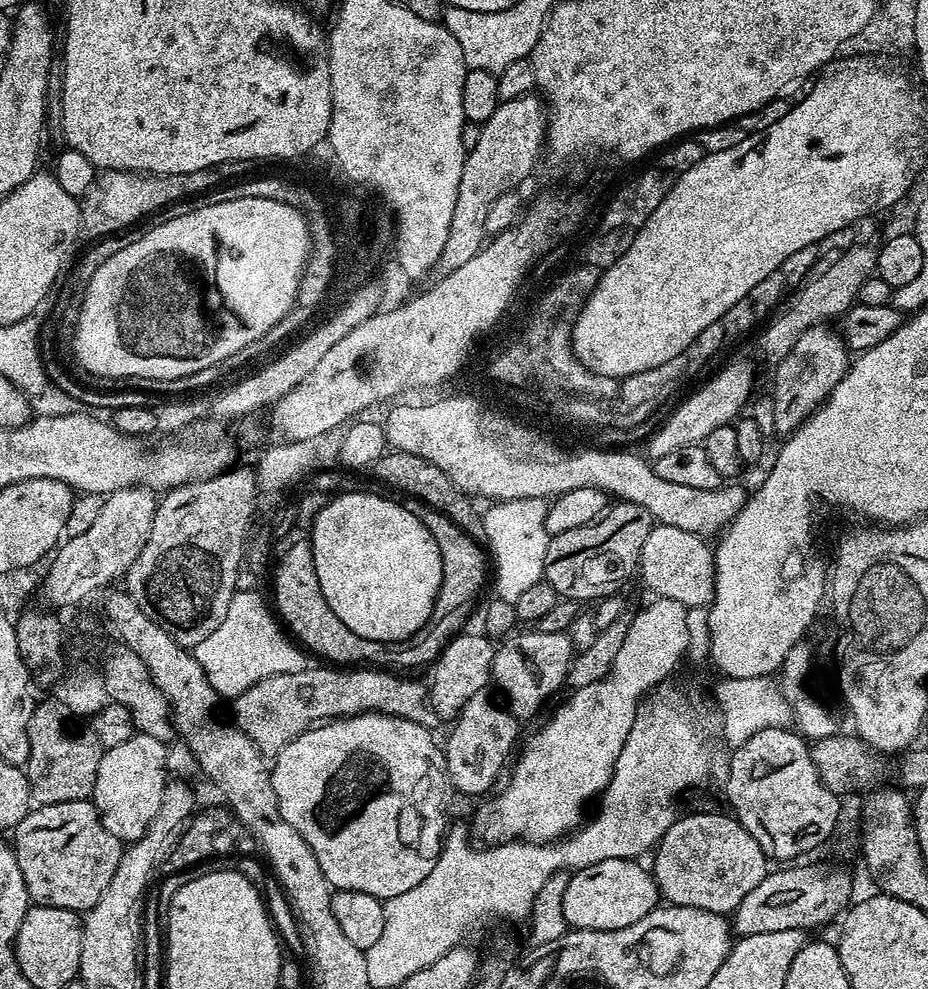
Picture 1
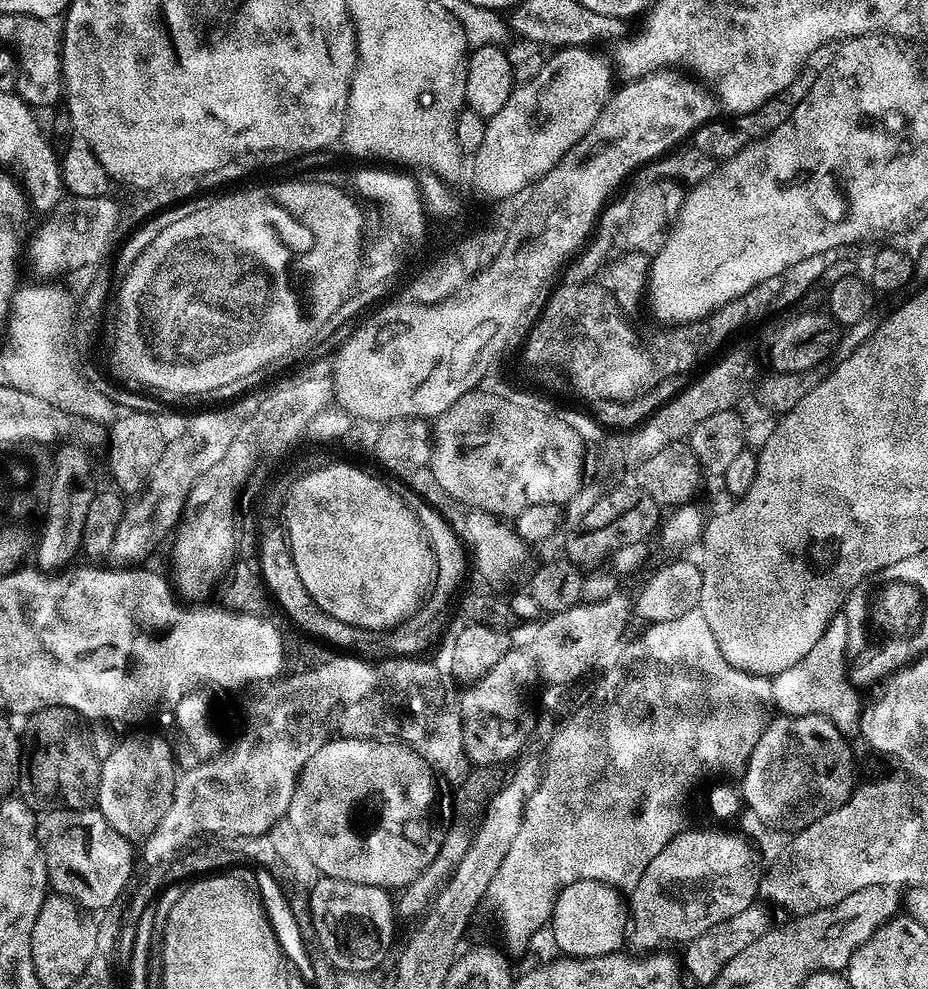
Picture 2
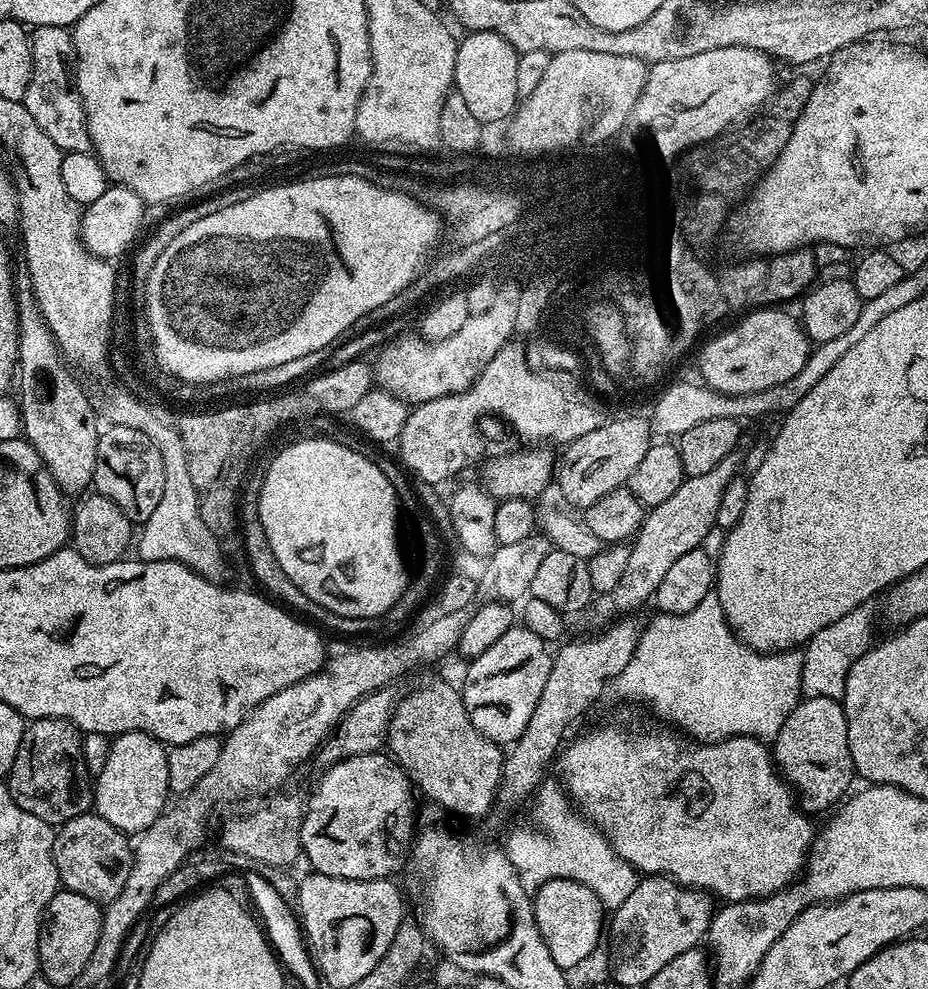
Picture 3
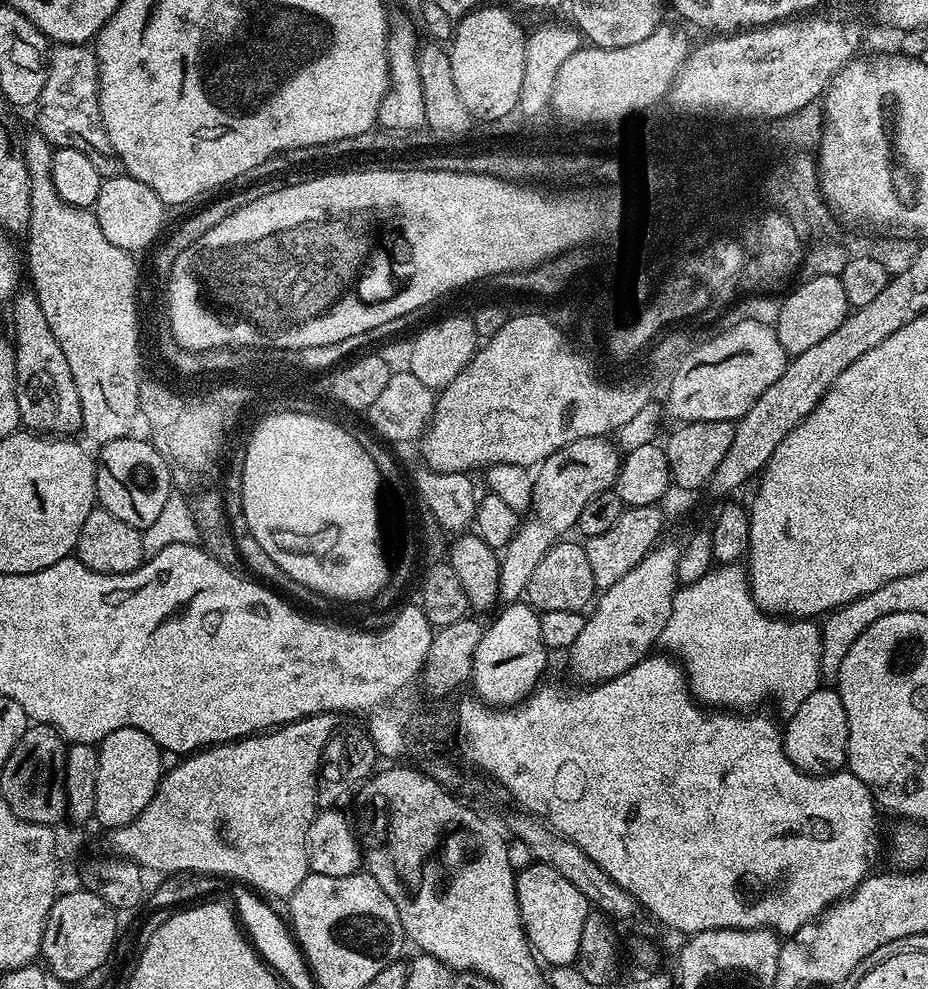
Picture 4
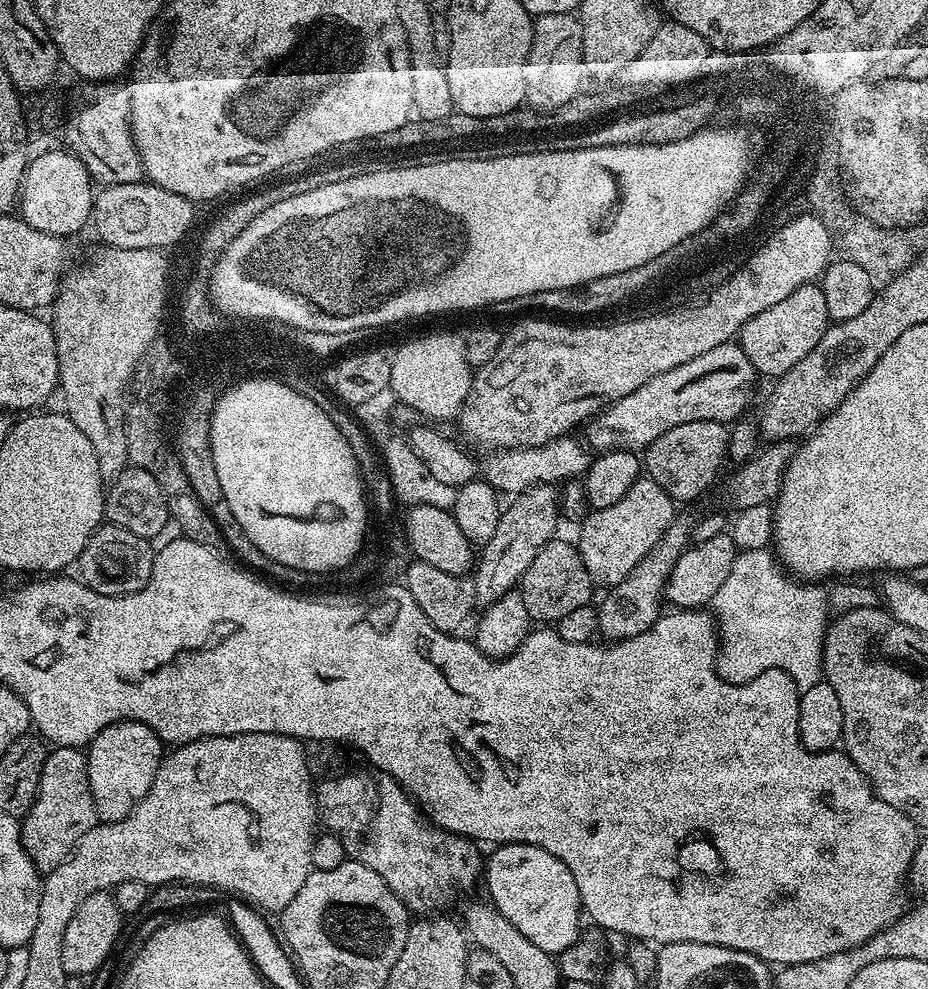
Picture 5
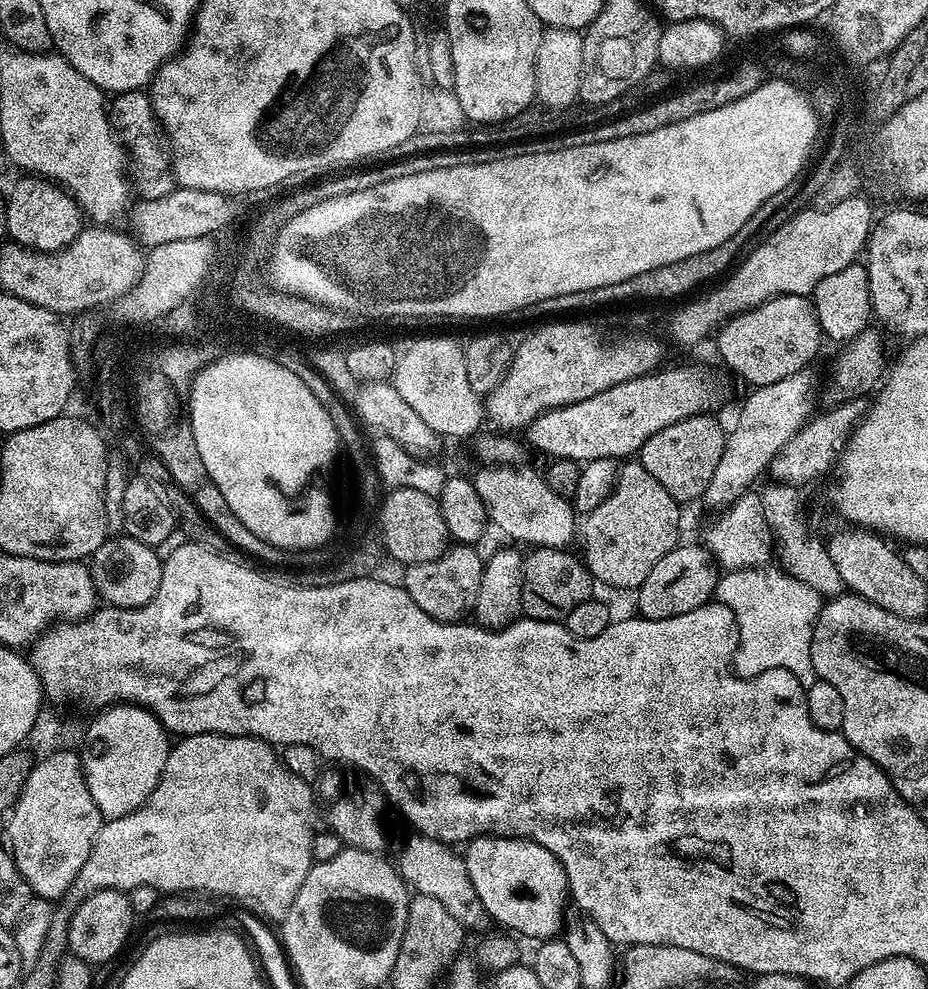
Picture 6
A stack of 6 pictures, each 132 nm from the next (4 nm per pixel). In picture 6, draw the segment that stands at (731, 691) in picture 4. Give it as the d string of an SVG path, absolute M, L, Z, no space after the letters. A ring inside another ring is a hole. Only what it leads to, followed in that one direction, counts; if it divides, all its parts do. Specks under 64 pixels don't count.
M779 566L728 570L716 581L715 599L734 610L738 622L738 646L734 667L737 676L751 678L785 668L805 686L816 679L810 654L812 628L822 607L822 596L792 578Z

